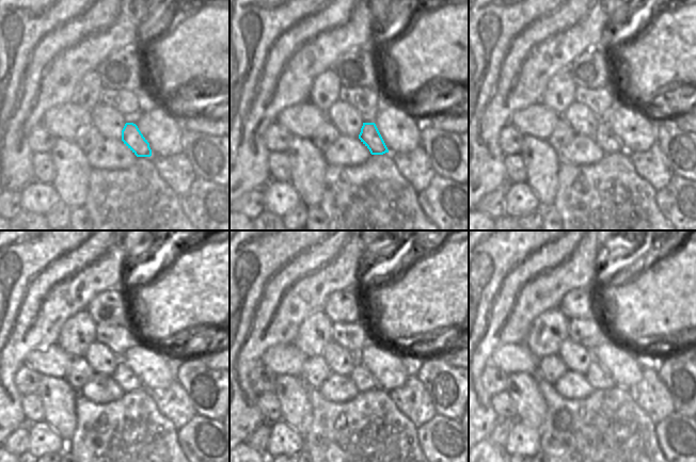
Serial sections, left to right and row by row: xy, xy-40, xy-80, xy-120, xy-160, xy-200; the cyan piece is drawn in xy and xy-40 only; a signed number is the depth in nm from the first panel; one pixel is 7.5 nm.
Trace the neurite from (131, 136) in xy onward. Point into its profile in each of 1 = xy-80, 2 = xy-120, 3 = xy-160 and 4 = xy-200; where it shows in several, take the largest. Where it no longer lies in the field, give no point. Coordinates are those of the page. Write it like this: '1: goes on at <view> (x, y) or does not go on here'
1: goes on at xy-80 (605, 138)
2: goes on at xy-120 (127, 380)
3: goes on at xy-160 (365, 381)
4: goes on at xy-200 (597, 377)

